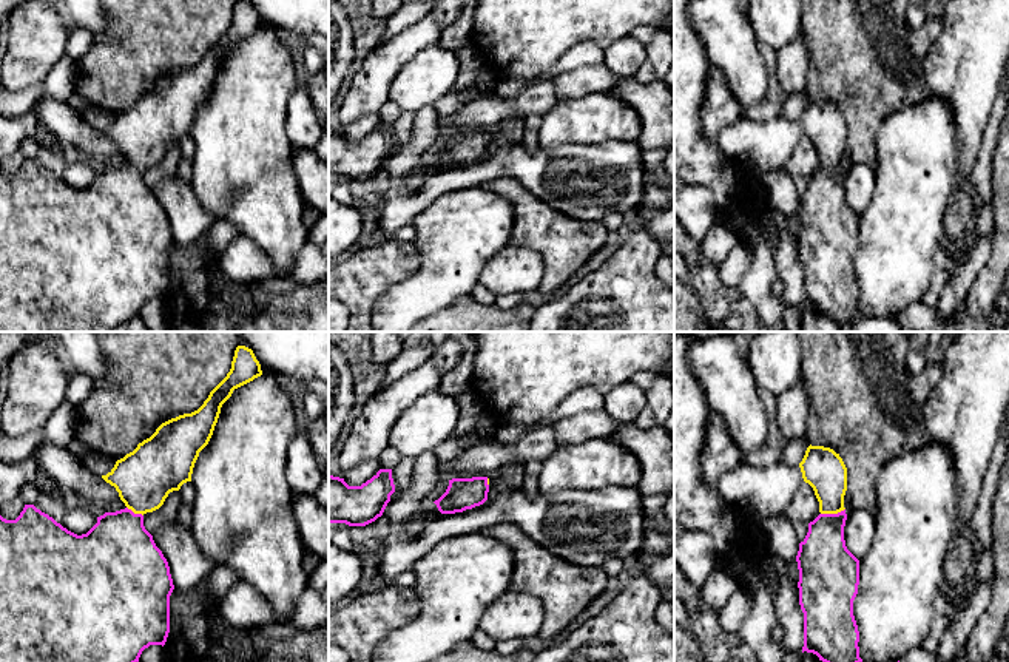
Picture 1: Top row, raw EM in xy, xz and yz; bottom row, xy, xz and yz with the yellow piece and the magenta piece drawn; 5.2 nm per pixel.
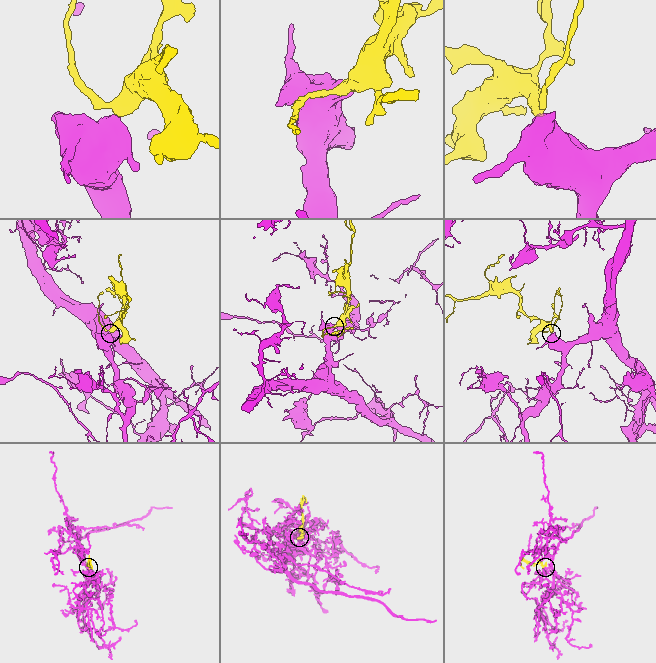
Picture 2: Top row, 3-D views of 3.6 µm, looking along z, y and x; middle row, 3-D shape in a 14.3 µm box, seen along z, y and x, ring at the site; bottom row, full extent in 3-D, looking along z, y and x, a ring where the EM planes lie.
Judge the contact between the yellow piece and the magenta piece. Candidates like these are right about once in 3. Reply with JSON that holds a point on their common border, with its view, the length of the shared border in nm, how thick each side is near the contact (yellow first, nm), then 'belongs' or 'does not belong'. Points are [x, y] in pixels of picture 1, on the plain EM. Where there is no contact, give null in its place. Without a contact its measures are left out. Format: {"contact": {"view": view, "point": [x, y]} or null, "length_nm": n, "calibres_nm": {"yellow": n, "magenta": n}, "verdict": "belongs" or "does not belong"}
{"contact": {"view": "yz", "point": [832, 167]}, "length_nm": 130, "calibres_nm": {"yellow": 220, "magenta": 280}, "verdict": "belongs"}

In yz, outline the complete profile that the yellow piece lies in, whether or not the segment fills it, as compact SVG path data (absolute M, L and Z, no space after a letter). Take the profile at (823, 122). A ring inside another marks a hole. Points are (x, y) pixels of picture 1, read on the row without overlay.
M812 99L807 102L799 122L804 136L815 145L821 167L808 177L808 187L799 198L796 210L799 259L804 267L802 307L813 307L819 315L845 326L862 316L858 301L859 285L853 270L853 255L859 239L859 214L847 204L844 194L847 122L833 103Z

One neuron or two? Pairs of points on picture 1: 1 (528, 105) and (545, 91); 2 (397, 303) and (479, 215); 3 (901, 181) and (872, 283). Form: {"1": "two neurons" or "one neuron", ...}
{"1": "one neuron", "2": "one neuron", "3": "one neuron"}

